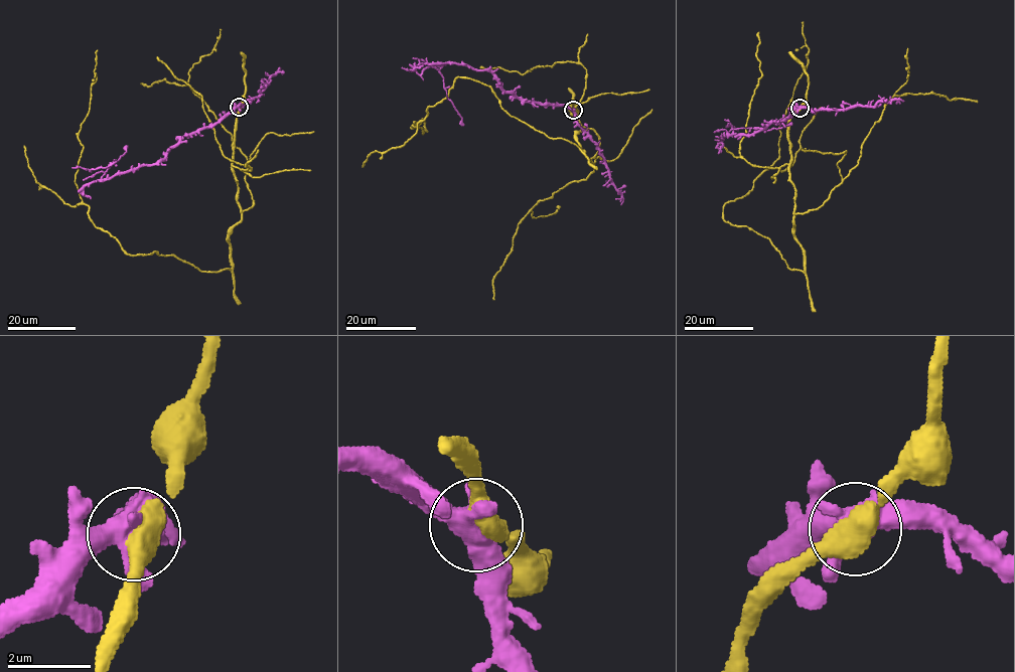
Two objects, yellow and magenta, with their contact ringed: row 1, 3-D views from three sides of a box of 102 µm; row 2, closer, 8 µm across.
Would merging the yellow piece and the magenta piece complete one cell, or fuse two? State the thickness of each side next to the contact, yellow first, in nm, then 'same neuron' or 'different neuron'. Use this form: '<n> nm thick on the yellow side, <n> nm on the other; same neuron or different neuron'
500 nm thick on the yellow side, 440 nm on the other; different neuron

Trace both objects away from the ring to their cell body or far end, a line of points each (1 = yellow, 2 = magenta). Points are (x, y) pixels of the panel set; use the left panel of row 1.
1: (239, 106), (231, 270), (128, 255), (90, 217), (75, 183), (98, 50)
2: (239, 106), (218, 122), (185, 134), (155, 163), (102, 180), (126, 145)

